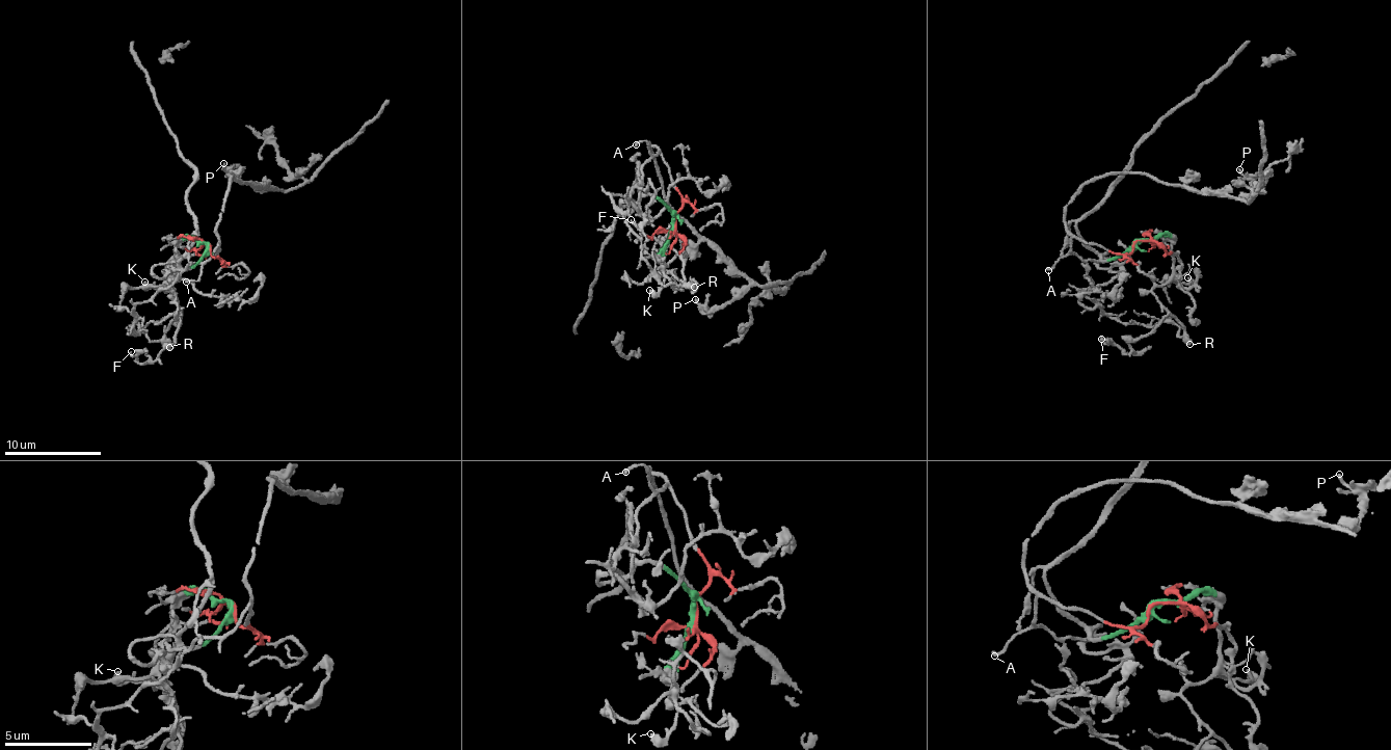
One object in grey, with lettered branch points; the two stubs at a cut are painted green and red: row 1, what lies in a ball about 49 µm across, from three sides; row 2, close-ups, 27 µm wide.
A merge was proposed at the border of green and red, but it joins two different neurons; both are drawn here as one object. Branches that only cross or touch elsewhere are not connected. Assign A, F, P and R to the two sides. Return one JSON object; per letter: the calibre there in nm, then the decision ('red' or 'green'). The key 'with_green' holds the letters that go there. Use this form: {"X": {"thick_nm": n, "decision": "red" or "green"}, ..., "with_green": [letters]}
{"A": {"thick_nm": 170, "decision": "red"}, "F": {"thick_nm": 160, "decision": "green"}, "P": {"thick_nm": 180, "decision": "red"}, "R": {"thick_nm": 360, "decision": "green"}, "with_green": ["F", "R"]}

